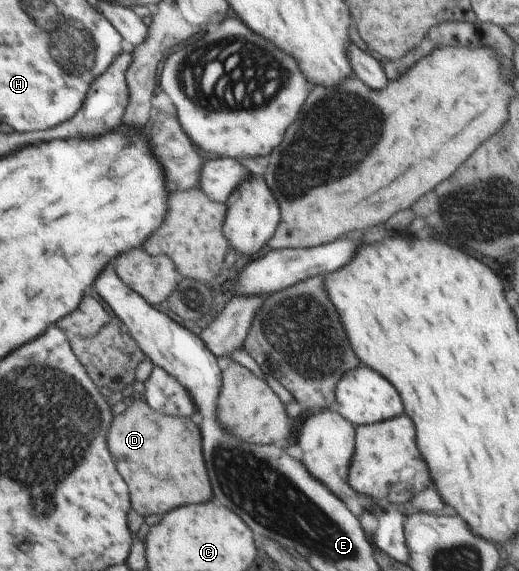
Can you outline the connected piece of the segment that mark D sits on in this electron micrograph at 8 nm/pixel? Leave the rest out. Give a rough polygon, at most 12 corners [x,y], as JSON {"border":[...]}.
{"border":[[133,400],[106,441],[139,514],[212,497],[190,417]]}

